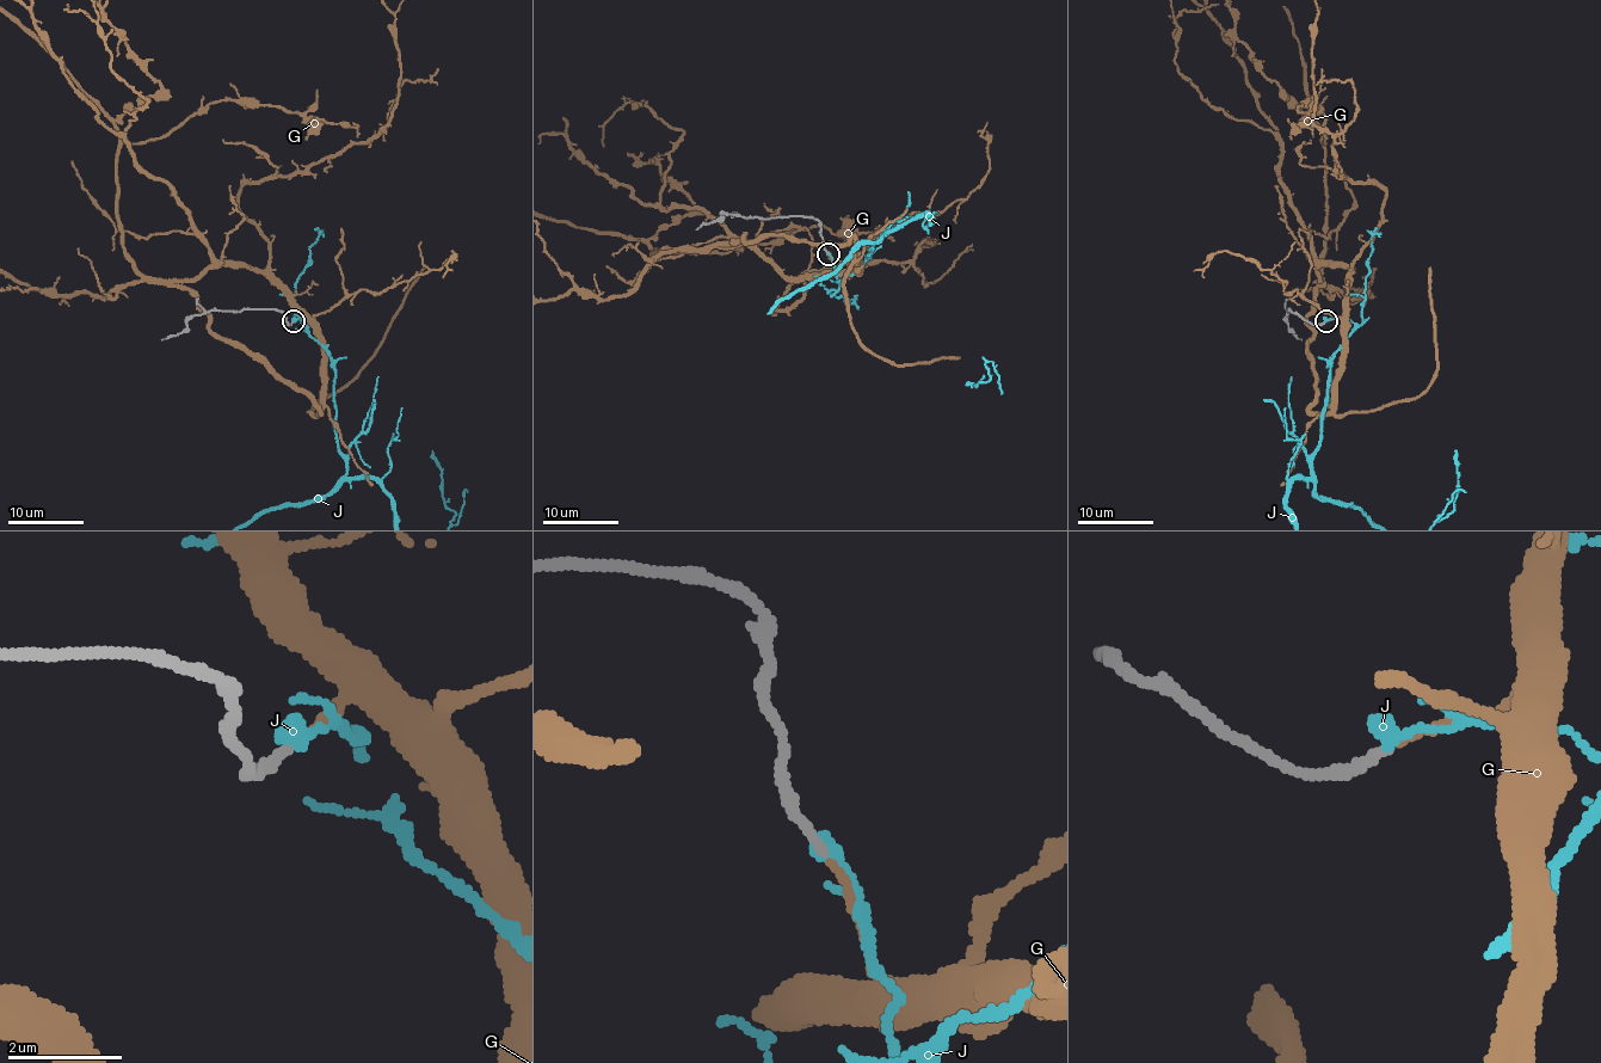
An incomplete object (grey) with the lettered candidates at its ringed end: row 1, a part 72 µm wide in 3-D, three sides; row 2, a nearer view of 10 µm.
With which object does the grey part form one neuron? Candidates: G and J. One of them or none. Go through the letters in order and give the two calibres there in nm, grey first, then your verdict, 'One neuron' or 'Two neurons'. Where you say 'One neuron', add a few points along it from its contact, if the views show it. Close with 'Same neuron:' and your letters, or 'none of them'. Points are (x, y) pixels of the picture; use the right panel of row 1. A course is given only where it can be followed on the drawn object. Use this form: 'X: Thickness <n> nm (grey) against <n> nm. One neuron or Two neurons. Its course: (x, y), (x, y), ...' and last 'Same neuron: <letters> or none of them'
G: Thickness 160 nm (grey) against 140 nm. One neuron. Its course: (1327, 321), (1349, 270), (1324, 264), (1310, 234), (1330, 231), (1323, 127), (1287, 11)
J: Thickness 180 nm (grey) against 320 nm. Two neurons
Same neuron: G

